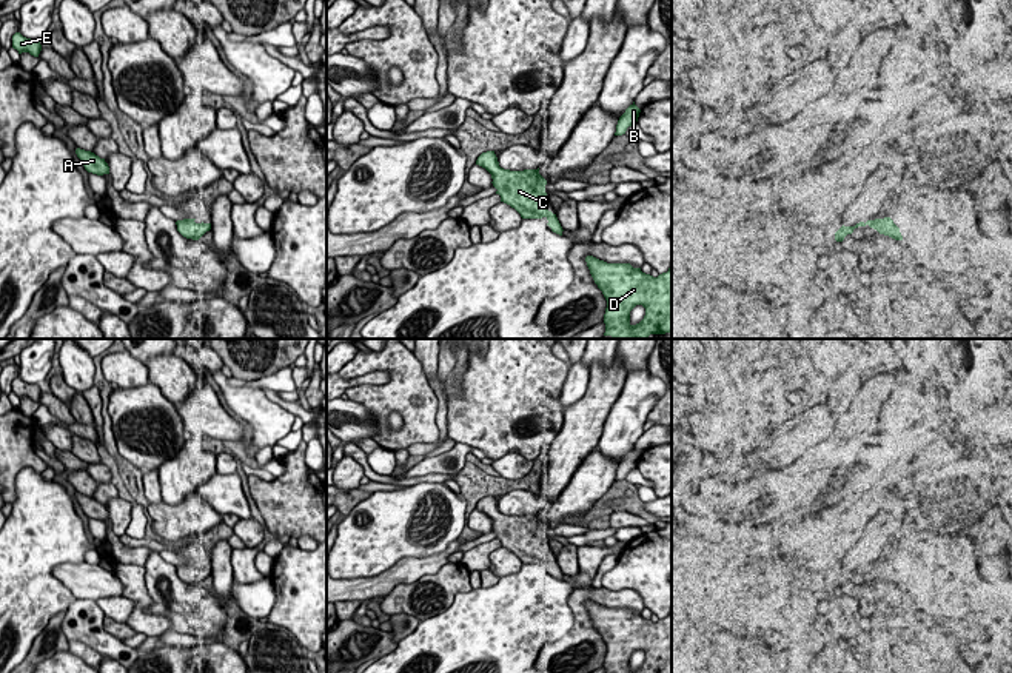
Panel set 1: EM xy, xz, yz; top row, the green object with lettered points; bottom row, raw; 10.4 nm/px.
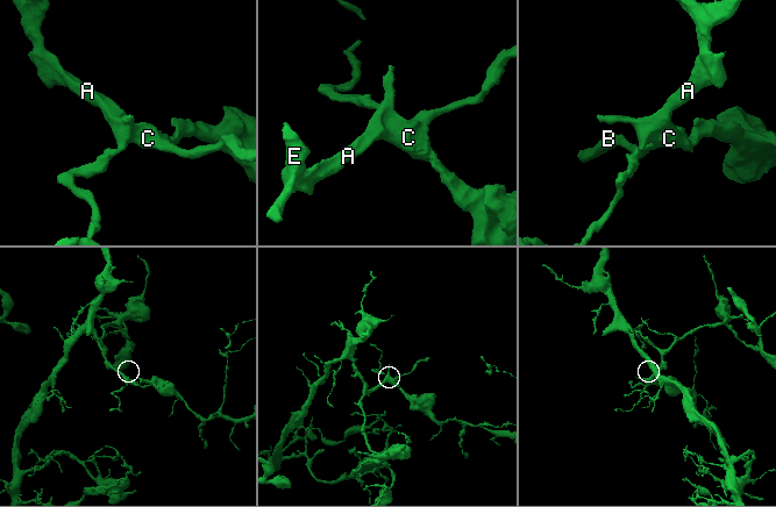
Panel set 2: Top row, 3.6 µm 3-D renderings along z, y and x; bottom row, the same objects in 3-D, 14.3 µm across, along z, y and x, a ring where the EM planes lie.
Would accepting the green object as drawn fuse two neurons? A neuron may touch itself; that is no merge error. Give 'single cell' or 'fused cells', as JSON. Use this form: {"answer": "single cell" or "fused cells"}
{"answer": "single cell"}

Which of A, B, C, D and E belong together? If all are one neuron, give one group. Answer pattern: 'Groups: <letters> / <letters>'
Groups: A B C D E

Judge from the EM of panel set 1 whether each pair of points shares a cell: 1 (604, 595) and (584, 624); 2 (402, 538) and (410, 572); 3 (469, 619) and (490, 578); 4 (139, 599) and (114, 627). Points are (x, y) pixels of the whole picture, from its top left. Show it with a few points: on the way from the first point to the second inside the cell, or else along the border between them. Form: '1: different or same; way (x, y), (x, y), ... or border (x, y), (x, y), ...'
1: same; way (593, 595), (589, 595), (581, 602), (581, 613)
2: different; border (442, 550), (419, 558), (401, 558), (376, 576)
3: different; border (501, 578), (492, 585), (481, 587)
4: different; border (123, 622), (136, 633)

